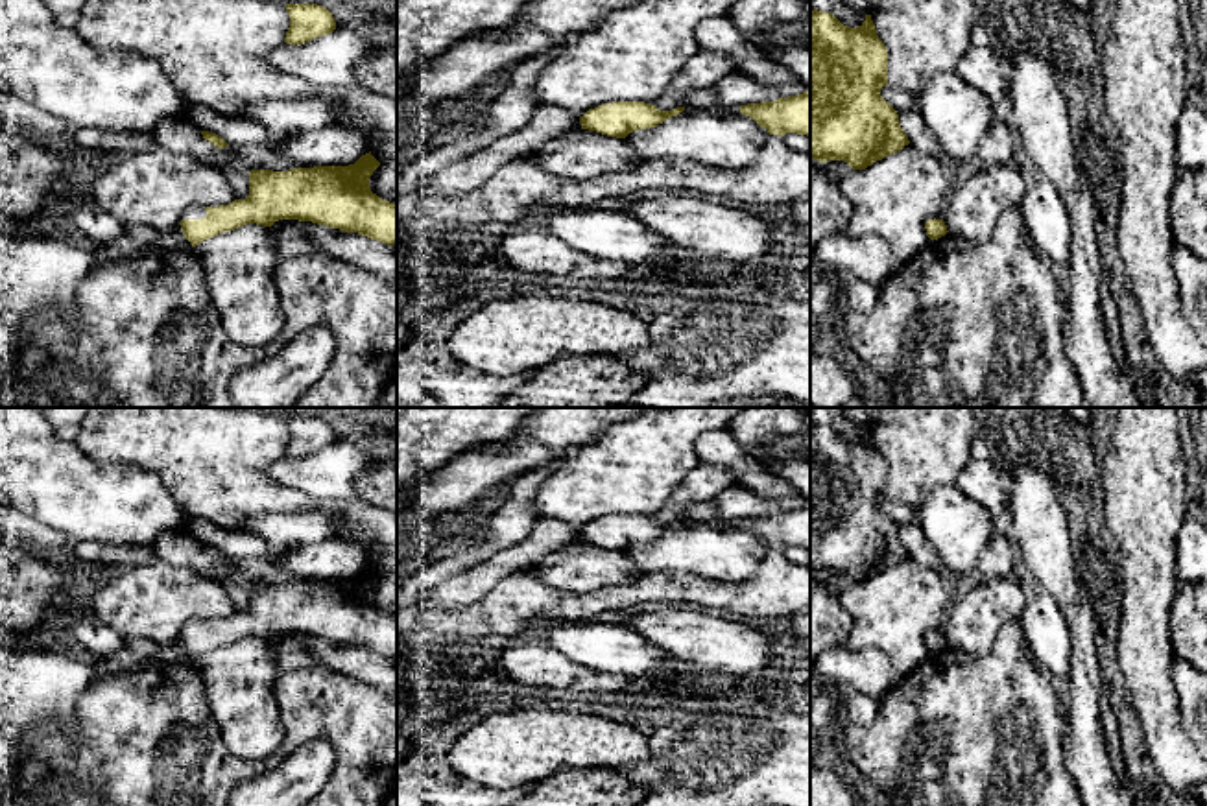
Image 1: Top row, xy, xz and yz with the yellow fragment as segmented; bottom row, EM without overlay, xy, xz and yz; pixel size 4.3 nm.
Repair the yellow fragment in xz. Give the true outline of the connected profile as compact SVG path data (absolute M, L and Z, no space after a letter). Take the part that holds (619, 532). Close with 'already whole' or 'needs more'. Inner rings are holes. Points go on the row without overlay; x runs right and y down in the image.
M613 515L589 522L580 531L580 537L581 542L626 551L633 544L655 540L683 524L685 520L659 524L655 518L644 515Z | already whole

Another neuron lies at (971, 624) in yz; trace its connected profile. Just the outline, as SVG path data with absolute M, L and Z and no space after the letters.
M1015 575L982 579L969 594L952 603L943 623L950 647L984 655L1006 622L1021 620L1026 598Z

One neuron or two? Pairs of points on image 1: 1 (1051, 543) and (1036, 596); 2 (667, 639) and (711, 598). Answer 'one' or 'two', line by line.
1: two
2: two

